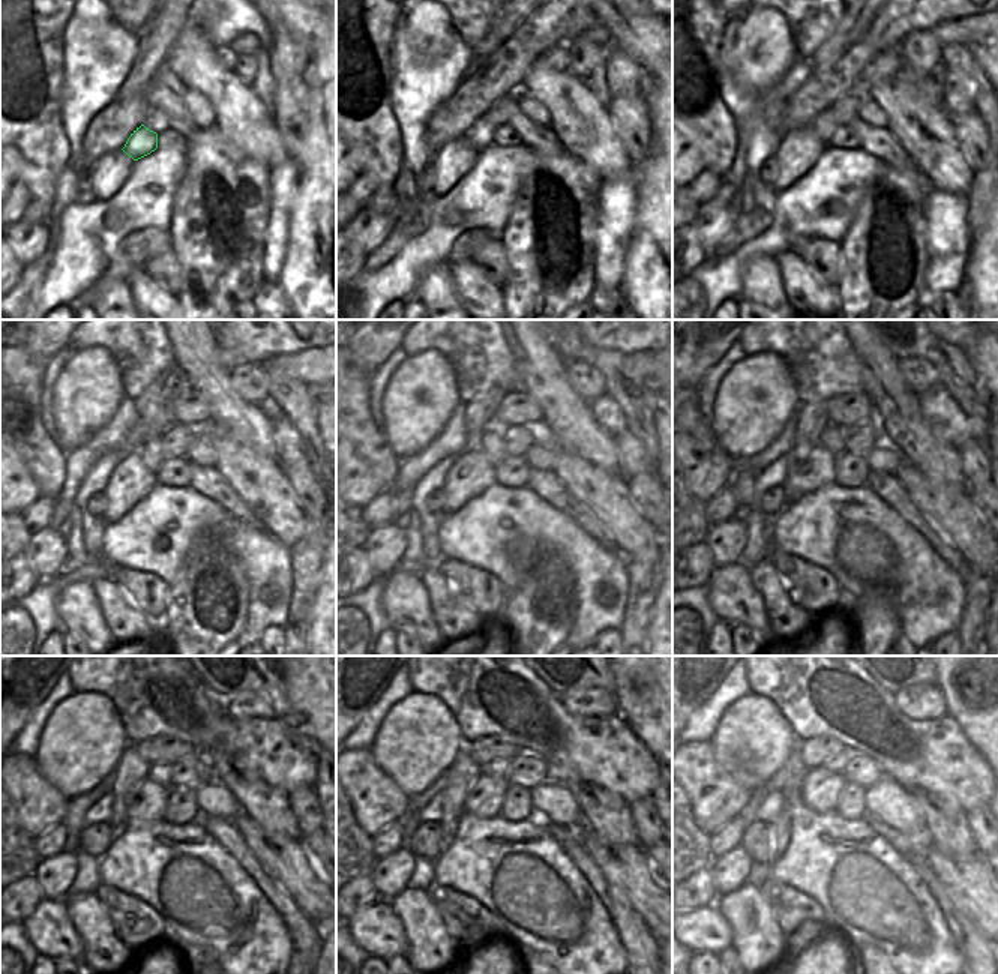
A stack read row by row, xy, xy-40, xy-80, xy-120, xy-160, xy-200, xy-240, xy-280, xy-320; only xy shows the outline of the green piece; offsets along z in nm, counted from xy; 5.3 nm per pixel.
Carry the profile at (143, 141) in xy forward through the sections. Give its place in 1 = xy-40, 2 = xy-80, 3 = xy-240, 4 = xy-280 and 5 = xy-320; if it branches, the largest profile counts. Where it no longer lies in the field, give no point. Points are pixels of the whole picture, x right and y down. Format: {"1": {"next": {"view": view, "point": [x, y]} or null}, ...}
{"1": {"next": {"view": "xy-40", "point": [480, 135]}}, "2": {"next": {"view": "xy-80", "point": [823, 126]}}, "3": {"next": {"view": "xy-240", "point": [159, 772]}}, "4": {"next": {"view": "xy-280", "point": [500, 767]}}, "5": {"next": {"view": "xy-320", "point": [836, 764]}}}

